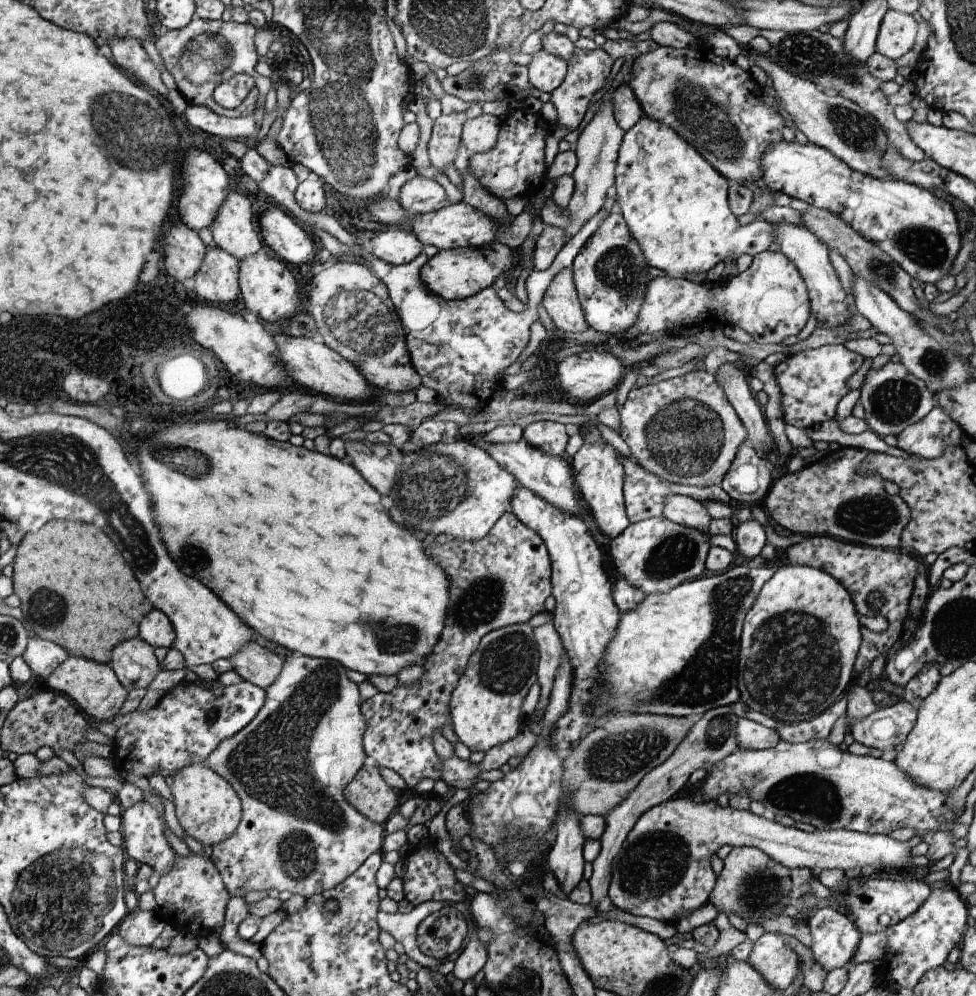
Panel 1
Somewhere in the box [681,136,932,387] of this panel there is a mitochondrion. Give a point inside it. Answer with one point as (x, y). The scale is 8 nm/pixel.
(878, 268)

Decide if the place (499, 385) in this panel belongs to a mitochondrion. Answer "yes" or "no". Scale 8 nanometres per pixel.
no

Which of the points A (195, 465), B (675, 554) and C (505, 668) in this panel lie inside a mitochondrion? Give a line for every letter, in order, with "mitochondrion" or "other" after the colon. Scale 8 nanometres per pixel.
A: mitochondrion
B: mitochondrion
C: mitochondrion

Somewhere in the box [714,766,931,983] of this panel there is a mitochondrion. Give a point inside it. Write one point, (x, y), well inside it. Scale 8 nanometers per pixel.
(811, 794)

